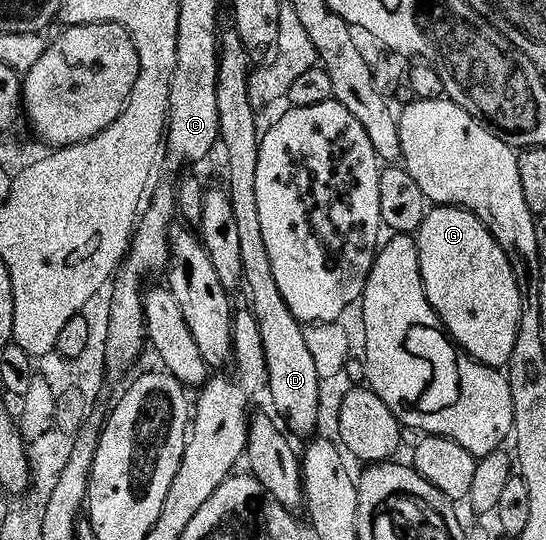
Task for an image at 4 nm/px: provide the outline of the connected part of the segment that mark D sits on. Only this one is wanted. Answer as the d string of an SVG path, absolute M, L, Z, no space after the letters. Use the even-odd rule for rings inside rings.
M228 29L221 34L220 37L220 60L218 61L218 119L220 121L220 143L222 144L222 151L228 154L228 183L227 192L232 198L232 208L234 209L234 221L238 221L238 237L240 239L242 248L242 269L244 270L244 283L246 288L248 287L248 295L252 298L252 304L250 304L250 310L252 316L258 321L258 331L262 333L262 345L266 349L266 369L268 370L268 386L266 388L267 394L272 394L272 403L276 406L275 414L288 422L287 430L291 432L293 436L296 435L308 435L312 437L317 434L316 426L320 423L320 387L322 387L322 381L318 377L318 369L314 366L314 357L310 354L310 348L306 345L306 337L304 336L305 324L300 323L295 317L294 313L290 313L290 307L286 305L286 299L282 297L282 291L278 289L278 281L274 281L274 268L270 265L270 253L266 253L266 241L262 238L262 220L258 217L258 189L254 184L258 181L258 153L260 152L260 141L262 138L262 127L256 124L256 114L258 114L258 108L255 103L252 102L250 97L250 60L248 58L248 50L242 45L242 41L238 37L238 33L235 29Z

